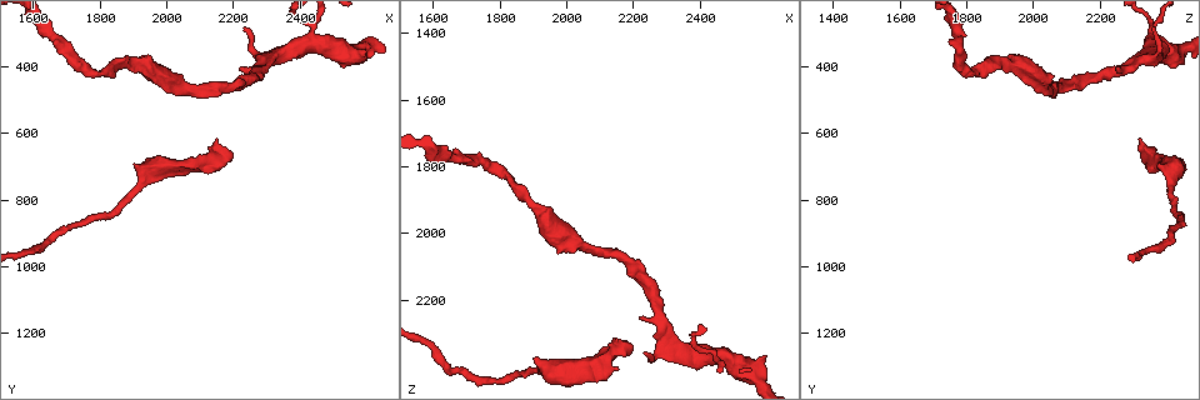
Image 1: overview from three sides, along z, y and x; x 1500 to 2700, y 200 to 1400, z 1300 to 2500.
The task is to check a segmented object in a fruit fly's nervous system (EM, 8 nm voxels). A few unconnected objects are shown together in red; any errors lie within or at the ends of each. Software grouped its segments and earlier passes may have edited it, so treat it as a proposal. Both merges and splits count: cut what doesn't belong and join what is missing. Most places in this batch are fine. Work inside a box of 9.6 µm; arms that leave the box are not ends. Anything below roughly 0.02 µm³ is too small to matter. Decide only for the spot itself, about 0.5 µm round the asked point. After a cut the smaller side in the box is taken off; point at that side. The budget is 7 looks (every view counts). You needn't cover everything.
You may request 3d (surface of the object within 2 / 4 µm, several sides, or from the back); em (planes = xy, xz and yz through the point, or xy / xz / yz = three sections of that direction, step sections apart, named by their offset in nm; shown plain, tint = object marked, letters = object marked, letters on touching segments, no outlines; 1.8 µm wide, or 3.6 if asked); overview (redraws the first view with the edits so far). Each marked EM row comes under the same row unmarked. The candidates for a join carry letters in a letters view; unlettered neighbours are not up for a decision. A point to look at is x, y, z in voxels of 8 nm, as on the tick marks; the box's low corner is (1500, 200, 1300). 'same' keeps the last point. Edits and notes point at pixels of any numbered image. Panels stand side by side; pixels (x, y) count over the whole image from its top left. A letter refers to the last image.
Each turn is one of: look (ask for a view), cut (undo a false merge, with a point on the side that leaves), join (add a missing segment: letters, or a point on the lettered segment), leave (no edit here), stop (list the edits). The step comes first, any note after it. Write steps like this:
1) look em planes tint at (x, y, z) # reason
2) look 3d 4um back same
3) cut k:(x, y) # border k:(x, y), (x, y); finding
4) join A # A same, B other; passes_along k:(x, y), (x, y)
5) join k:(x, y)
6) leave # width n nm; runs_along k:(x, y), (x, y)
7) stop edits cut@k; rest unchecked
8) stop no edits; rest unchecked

look 3d 2um at (1890, 380, 1900)

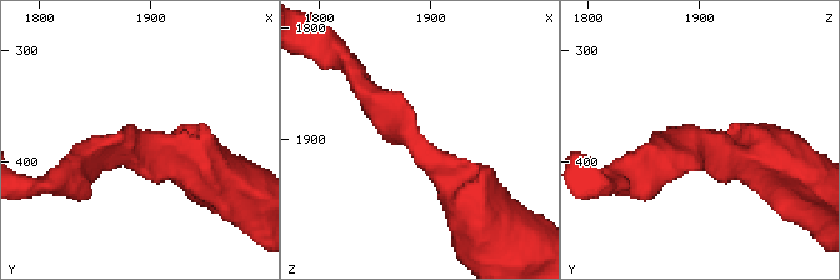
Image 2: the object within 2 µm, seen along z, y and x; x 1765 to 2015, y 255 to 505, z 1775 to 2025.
look em xz step 4 letters at (1892, 378, 1910) # need the tissue

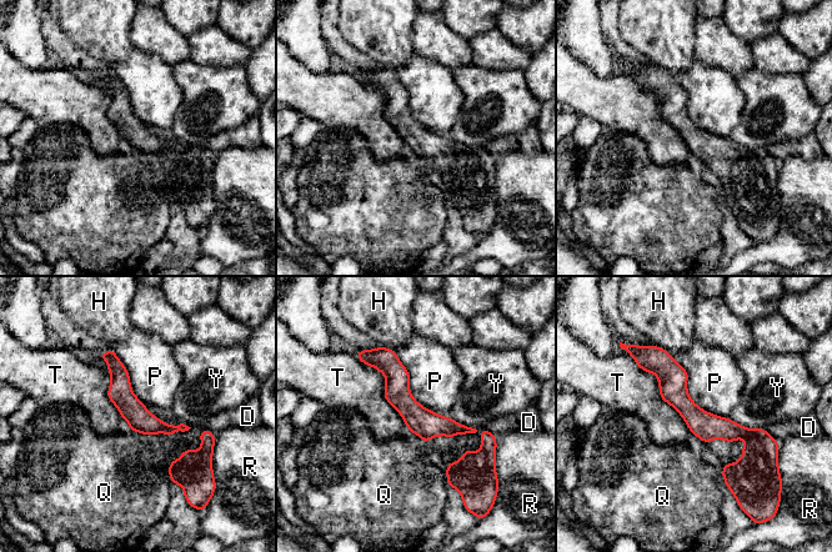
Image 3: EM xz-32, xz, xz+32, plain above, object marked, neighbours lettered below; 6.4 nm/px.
leave # width 160 nm; longest_contact T 600 nm; D other, H other, P other, Q other, R other, T other, Y other; one neuron here

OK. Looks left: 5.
look em yz step 16 letters at (1910, 700, 2360) # free end

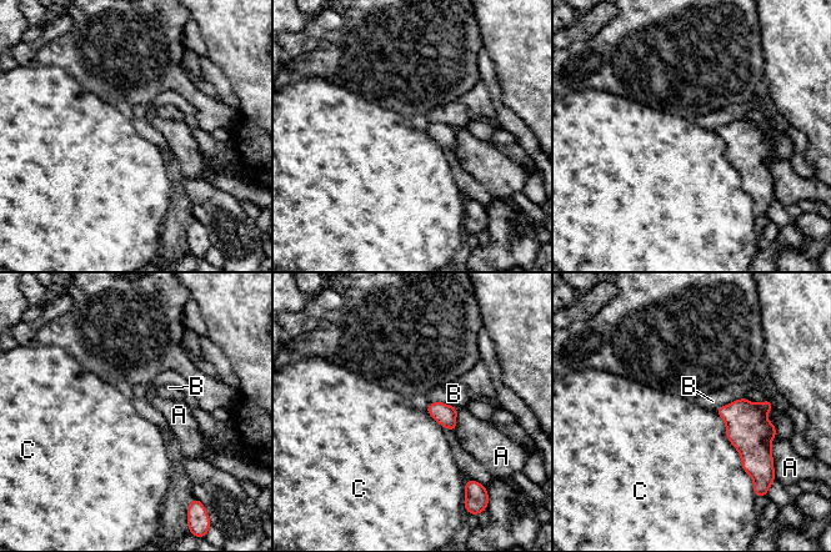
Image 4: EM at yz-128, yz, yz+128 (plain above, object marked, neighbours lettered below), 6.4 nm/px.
look em planes letters same # another direction

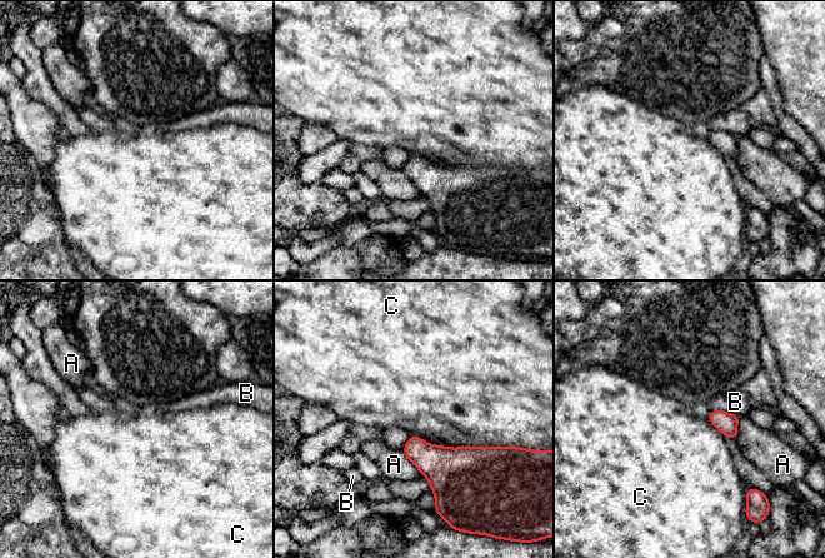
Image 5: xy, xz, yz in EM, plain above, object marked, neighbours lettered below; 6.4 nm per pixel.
leave # A other, B other, C other; border 5:(410, 436), (450, 447), (496, 447); none of them fits

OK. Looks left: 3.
look 3d 4um at (2450, 330, 2370) # four-way junction

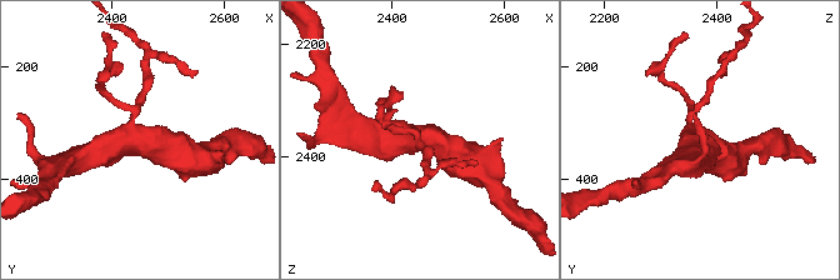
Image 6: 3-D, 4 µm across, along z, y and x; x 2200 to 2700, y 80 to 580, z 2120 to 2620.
look em planes letters at (2445, 325, 2365) # shape alone is not enough

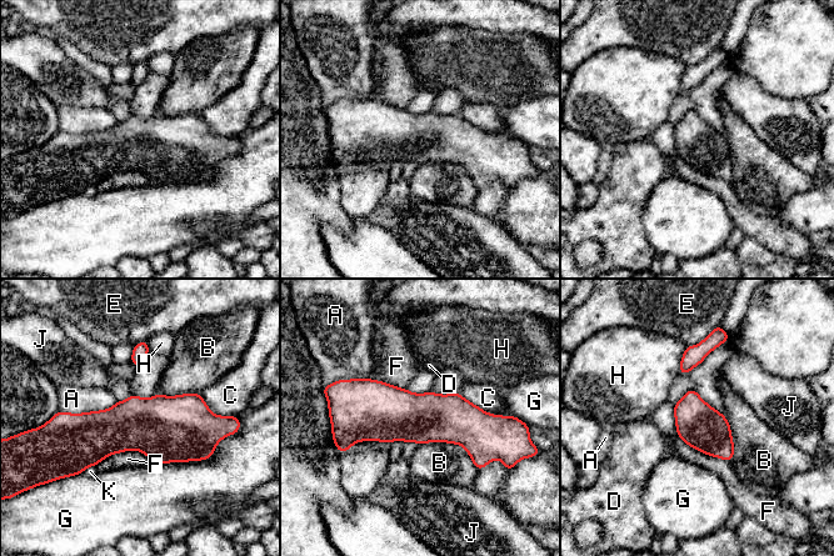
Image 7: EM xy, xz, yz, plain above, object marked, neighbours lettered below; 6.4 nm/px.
leave # longest_contact G 460 nm; A other, B other, C other, D other, E other, F other, G other, H other, J other, K other; border 7:(419, 444), (459, 444), (478, 470); one neuron here

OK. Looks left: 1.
stop no edits; rest unchecked

